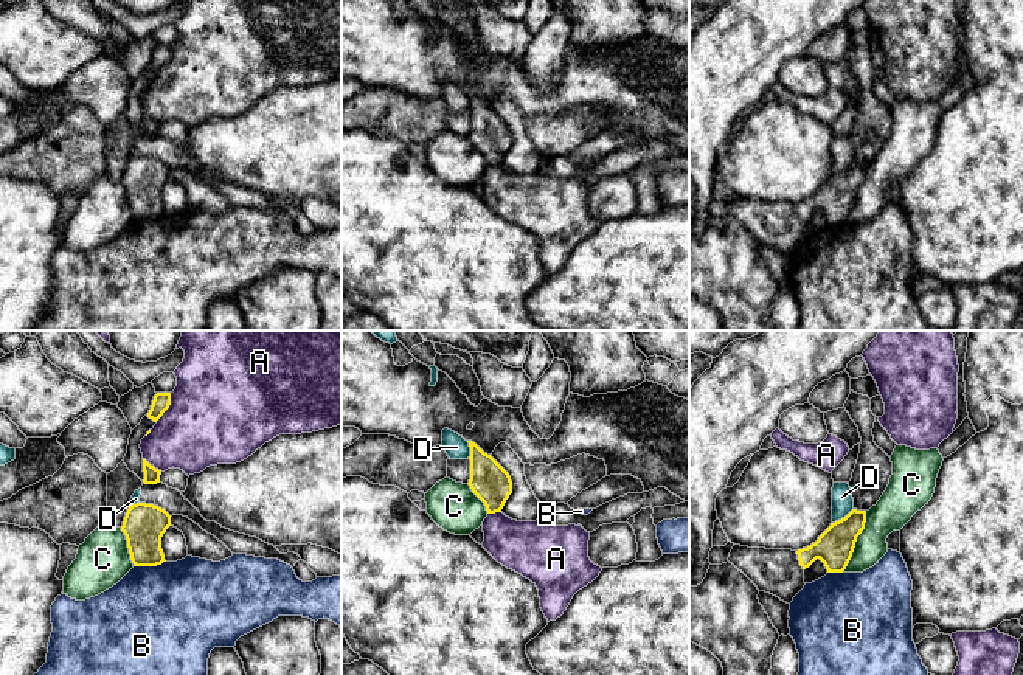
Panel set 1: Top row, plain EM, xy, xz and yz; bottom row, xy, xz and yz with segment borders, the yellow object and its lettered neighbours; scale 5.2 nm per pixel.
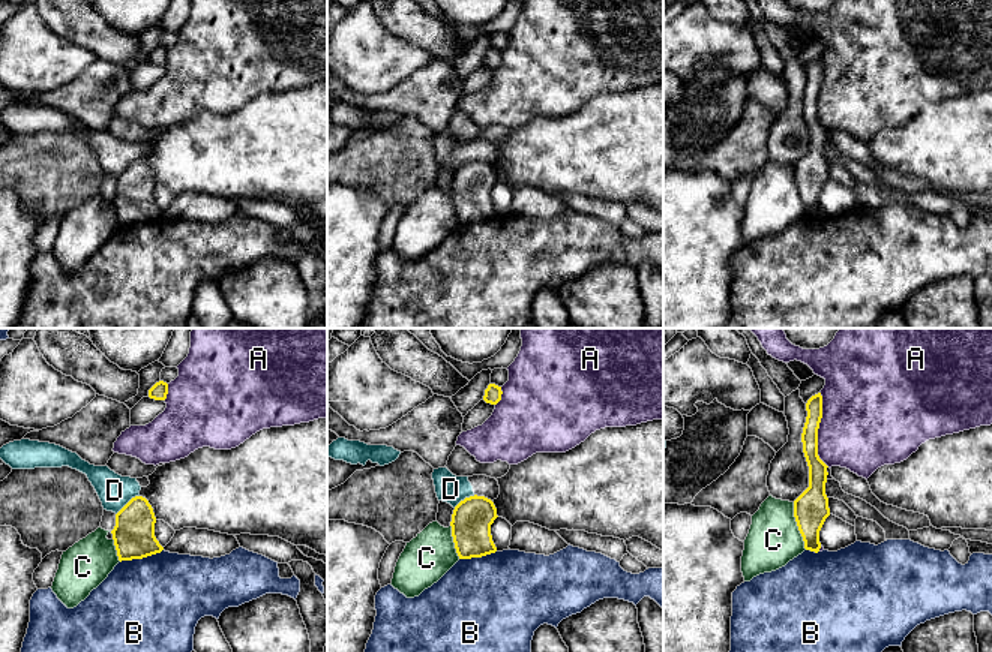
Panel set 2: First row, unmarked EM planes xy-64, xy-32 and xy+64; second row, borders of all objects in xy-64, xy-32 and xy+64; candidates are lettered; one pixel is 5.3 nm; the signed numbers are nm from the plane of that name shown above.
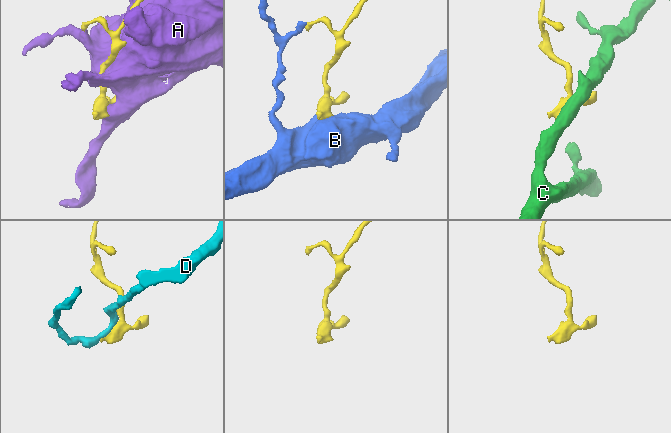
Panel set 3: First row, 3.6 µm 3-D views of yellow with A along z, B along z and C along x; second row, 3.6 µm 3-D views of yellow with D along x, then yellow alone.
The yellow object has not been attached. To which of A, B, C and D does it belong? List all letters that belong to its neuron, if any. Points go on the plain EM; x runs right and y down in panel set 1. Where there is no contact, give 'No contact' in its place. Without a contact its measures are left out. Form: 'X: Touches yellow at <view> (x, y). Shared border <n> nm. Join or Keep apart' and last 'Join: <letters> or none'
A: Touches yellow at xy (168, 59). Shared border 170 nm. Keep apart
B: Touches yellow at xy (149, 218). Shared border 170 nm. Keep apart
C: Touches yellow at yz (856, 193). Shared border 340 nm. Keep apart
D: Touches yellow at yz (842, 171). Shared border 140 nm. Keep apart
Join: none

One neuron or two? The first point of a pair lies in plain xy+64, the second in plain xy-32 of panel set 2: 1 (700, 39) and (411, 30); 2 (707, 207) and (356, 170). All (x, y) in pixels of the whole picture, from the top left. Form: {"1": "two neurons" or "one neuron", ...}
{"1": "two neurons", "2": "two neurons"}

